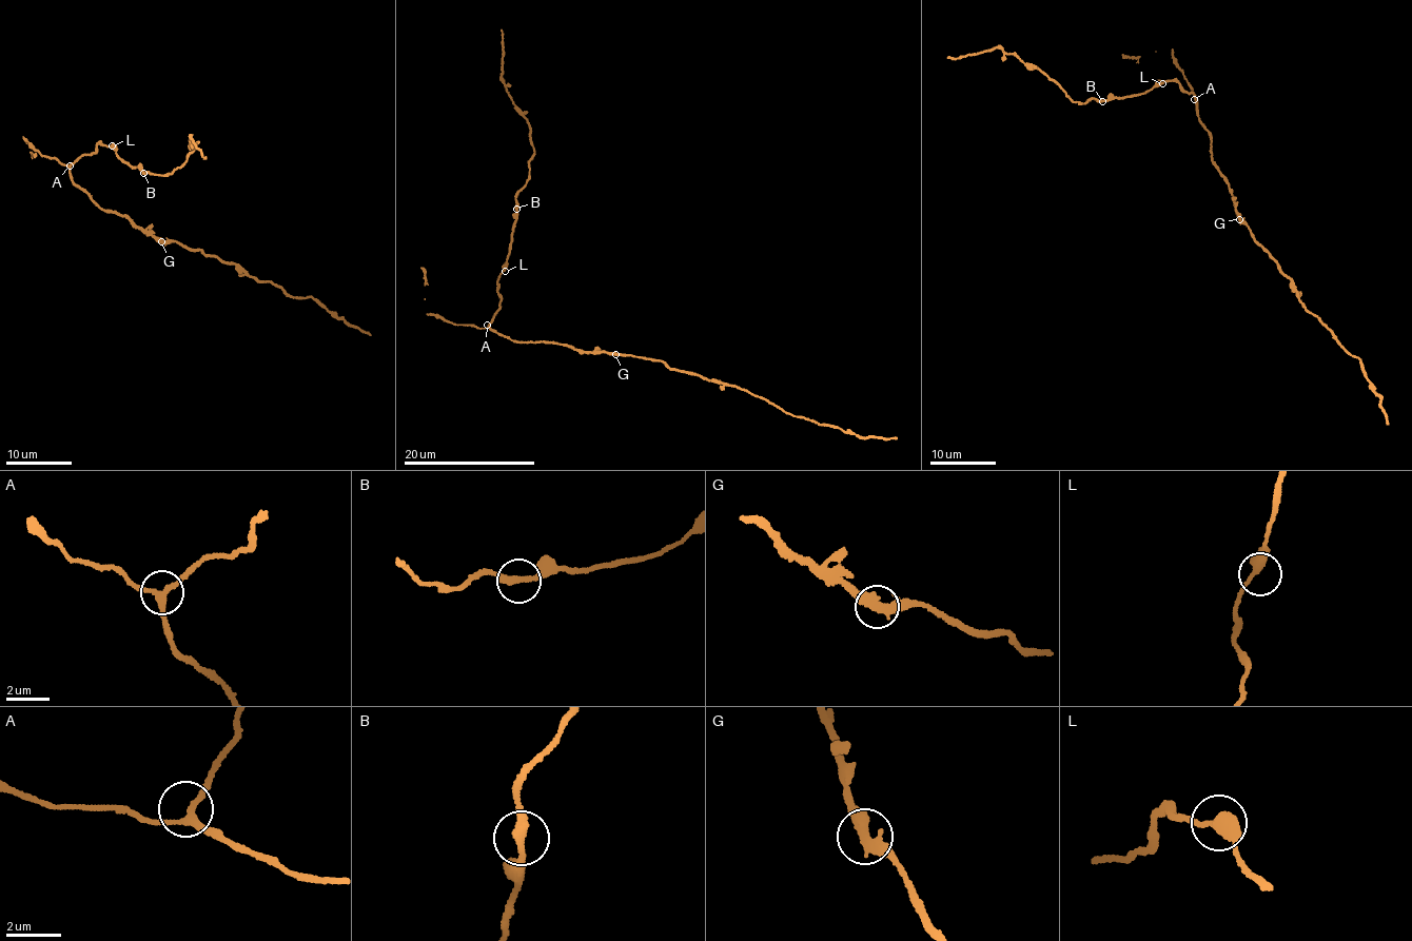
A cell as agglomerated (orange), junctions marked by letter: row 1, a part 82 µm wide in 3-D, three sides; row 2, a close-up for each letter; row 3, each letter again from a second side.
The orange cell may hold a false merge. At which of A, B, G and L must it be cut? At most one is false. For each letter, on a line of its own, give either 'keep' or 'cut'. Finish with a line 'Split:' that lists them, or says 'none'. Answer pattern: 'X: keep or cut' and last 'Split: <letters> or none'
A: keep
B: keep
G: keep
L: keep
Split: none

